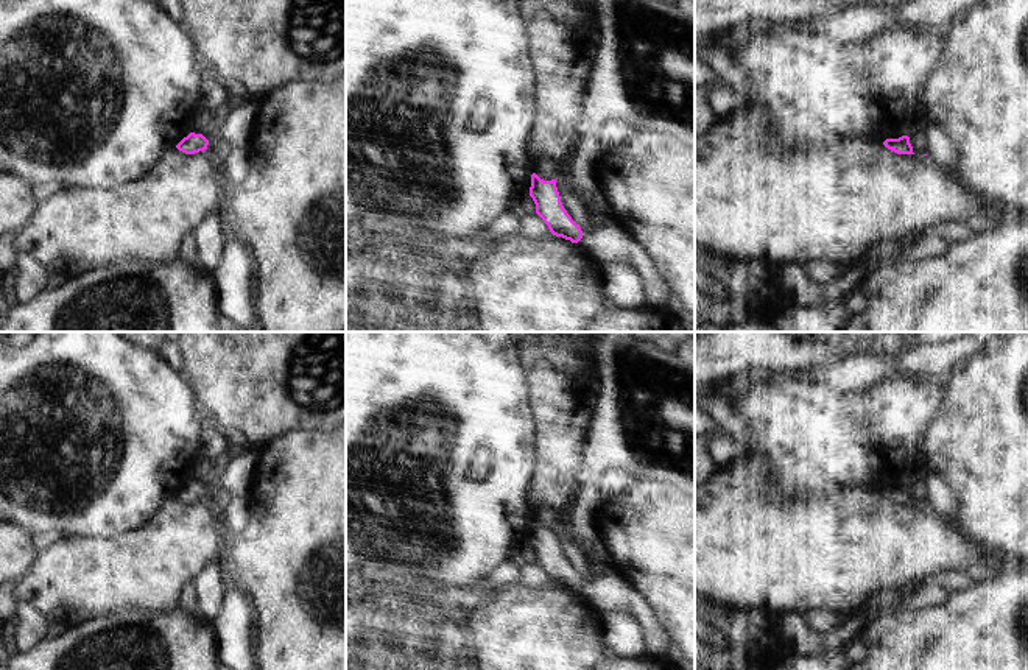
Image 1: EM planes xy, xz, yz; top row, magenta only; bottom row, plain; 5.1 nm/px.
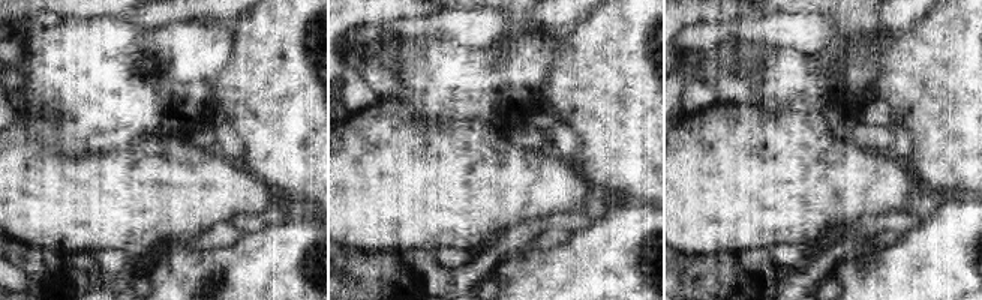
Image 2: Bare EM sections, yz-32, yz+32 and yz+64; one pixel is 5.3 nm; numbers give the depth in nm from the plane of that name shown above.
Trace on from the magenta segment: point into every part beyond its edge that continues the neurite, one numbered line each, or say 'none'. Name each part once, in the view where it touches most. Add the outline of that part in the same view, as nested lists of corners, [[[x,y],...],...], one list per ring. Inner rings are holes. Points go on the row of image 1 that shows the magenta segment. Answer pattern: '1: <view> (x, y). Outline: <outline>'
none.

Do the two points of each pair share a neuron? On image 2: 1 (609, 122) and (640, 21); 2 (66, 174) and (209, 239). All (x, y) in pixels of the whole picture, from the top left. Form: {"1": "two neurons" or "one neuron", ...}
{"1": "one neuron", "2": "two neurons"}

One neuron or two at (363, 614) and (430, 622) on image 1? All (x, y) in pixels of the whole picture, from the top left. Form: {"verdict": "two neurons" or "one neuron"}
{"verdict": "one neuron"}

